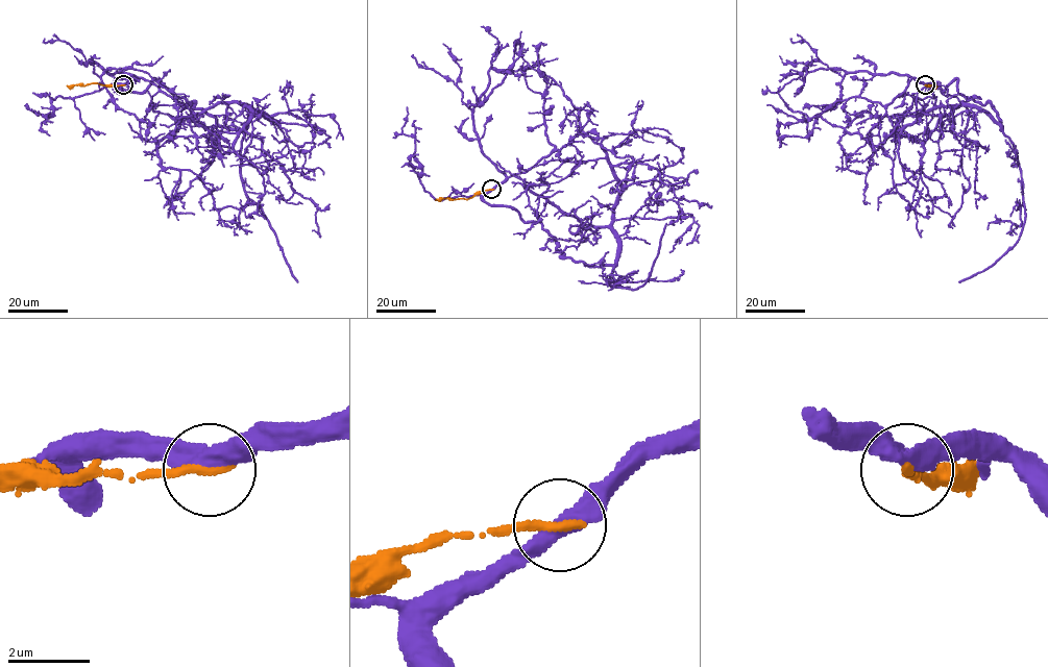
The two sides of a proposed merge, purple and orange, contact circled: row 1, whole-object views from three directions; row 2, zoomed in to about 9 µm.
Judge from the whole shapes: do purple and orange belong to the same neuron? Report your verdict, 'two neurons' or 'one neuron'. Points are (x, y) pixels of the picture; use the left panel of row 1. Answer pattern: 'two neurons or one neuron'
two neurons

